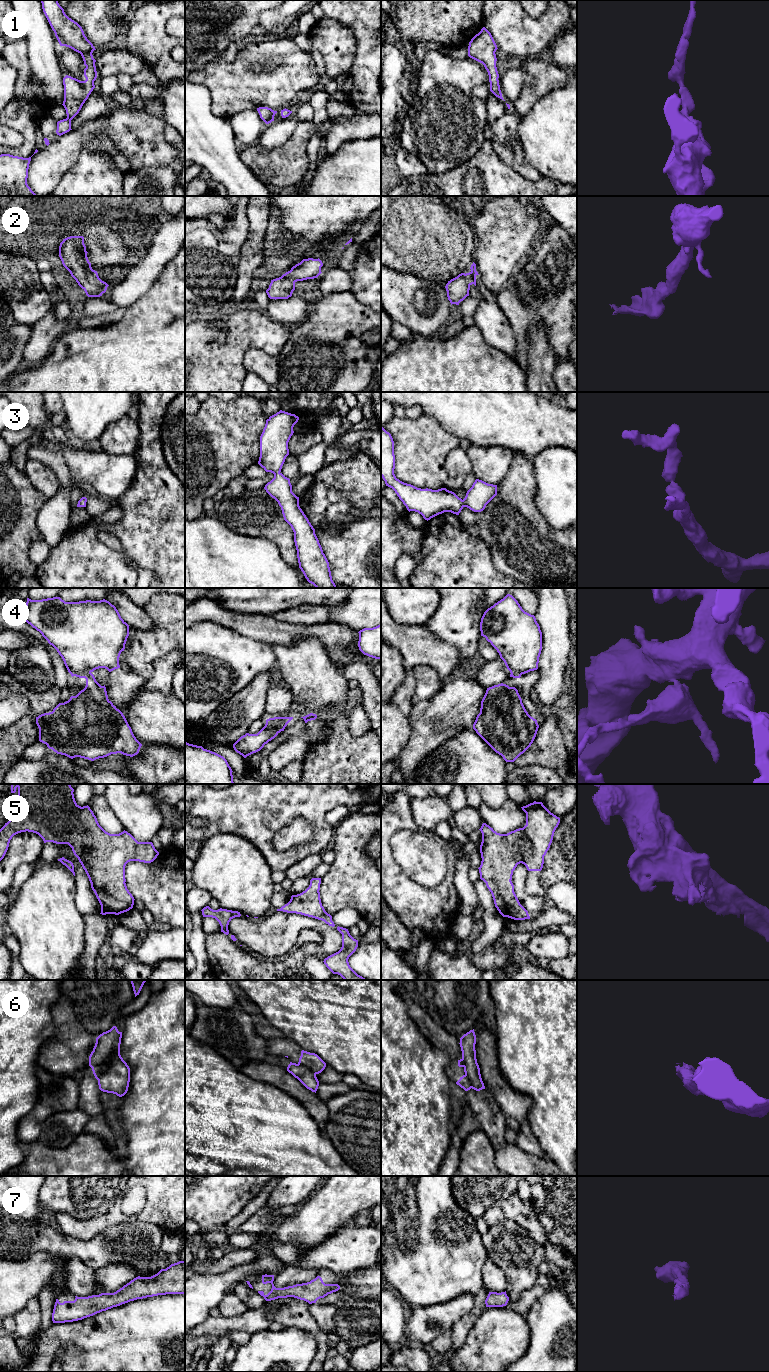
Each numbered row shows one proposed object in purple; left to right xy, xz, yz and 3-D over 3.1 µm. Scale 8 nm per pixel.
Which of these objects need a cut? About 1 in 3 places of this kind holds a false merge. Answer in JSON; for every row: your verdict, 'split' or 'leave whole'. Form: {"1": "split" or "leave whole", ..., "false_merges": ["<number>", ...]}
{"1": "leave whole", "2": "leave whole", "3": "leave whole", "4": "split", "5": "leave whole", "6": "split", "7": "leave whole", "false_merges": ["4", "6"]}

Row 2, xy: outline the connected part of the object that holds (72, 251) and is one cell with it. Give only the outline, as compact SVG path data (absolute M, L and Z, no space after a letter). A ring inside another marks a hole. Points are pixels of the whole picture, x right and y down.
M70 236L60 243L59 257L88 297L100 297L109 286L93 270L87 257L83 236Z

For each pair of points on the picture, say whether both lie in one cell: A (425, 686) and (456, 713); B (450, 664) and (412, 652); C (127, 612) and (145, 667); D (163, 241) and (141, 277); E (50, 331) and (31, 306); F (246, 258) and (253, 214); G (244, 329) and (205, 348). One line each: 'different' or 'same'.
A: different
B: same
C: different
D: same
E: different
F: same
G: same

